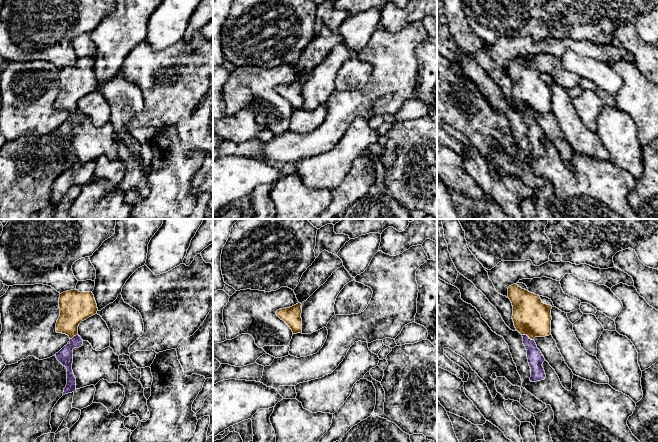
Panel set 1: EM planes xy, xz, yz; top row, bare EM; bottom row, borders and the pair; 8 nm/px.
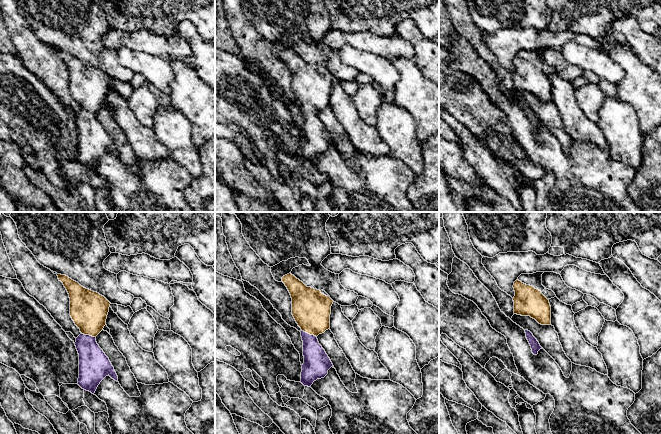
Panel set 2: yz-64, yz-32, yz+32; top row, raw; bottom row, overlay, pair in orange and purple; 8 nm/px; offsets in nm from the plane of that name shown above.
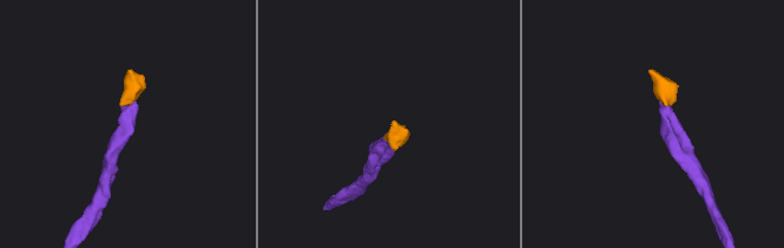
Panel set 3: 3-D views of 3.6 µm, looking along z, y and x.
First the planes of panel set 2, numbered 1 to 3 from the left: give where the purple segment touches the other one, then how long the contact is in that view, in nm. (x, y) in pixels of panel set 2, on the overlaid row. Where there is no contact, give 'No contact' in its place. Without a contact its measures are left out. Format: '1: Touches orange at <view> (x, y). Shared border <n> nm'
1: Touches orange at yz-64 (88, 334). Shared border 130 nm
2: Touches orange at yz-32 (309, 333). Shared border 140 nm
3: No contact

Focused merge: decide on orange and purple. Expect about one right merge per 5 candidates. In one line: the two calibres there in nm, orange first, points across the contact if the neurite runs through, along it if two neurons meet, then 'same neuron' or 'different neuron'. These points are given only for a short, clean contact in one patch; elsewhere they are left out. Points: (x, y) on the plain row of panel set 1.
300/130 nm | across yz (531, 93), (528, 112), (528, 118), (535, 134) | same neuron

